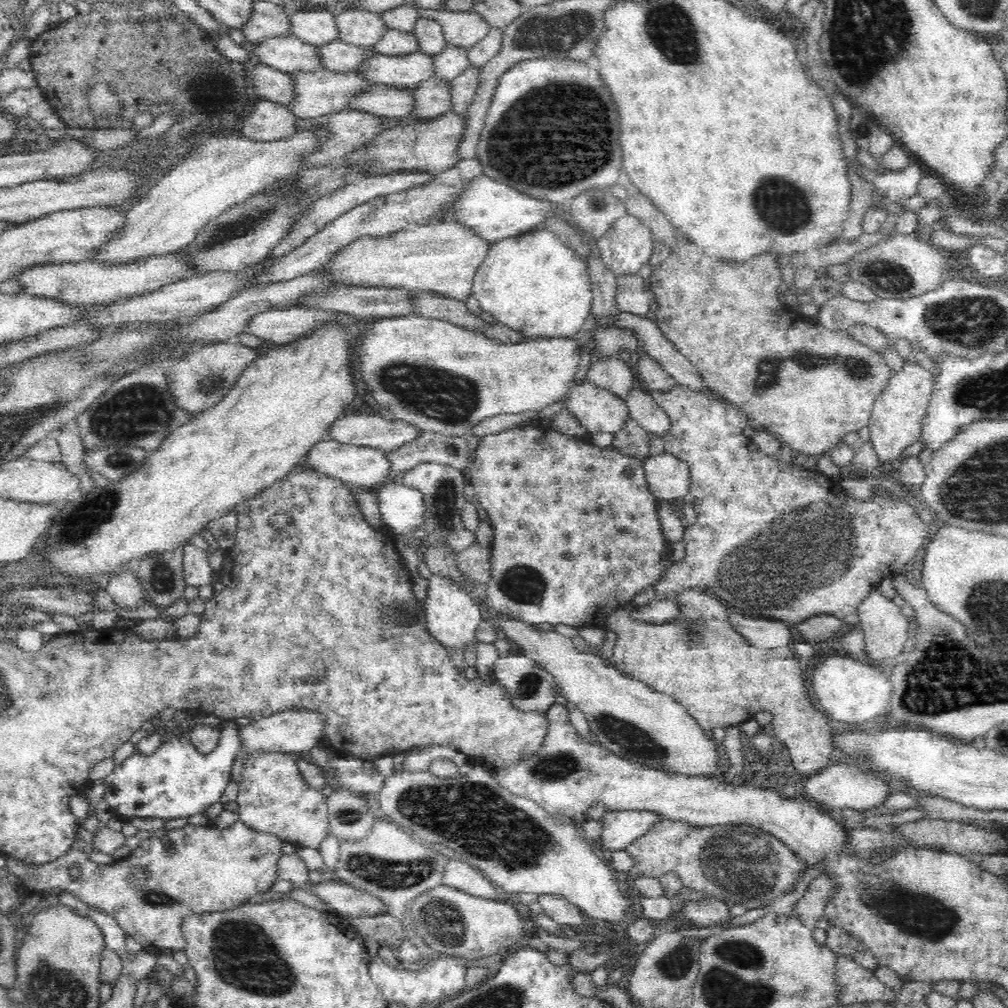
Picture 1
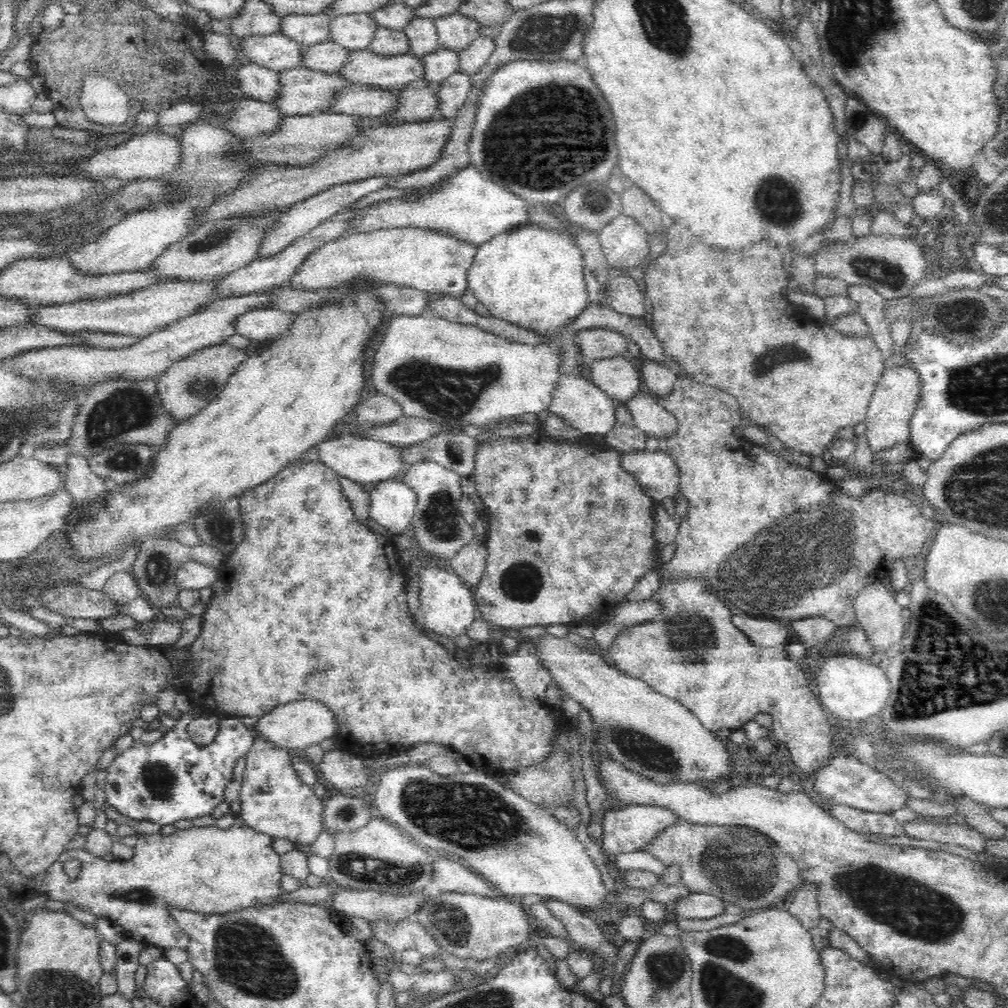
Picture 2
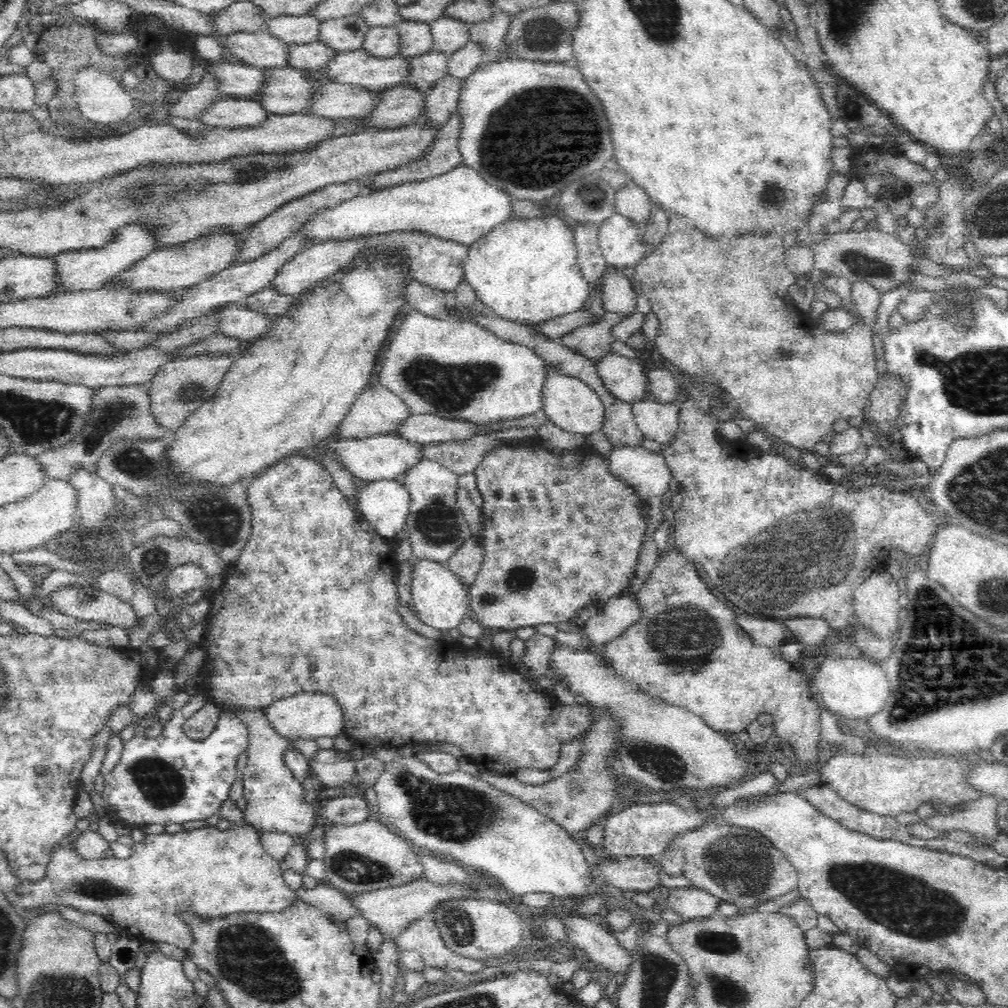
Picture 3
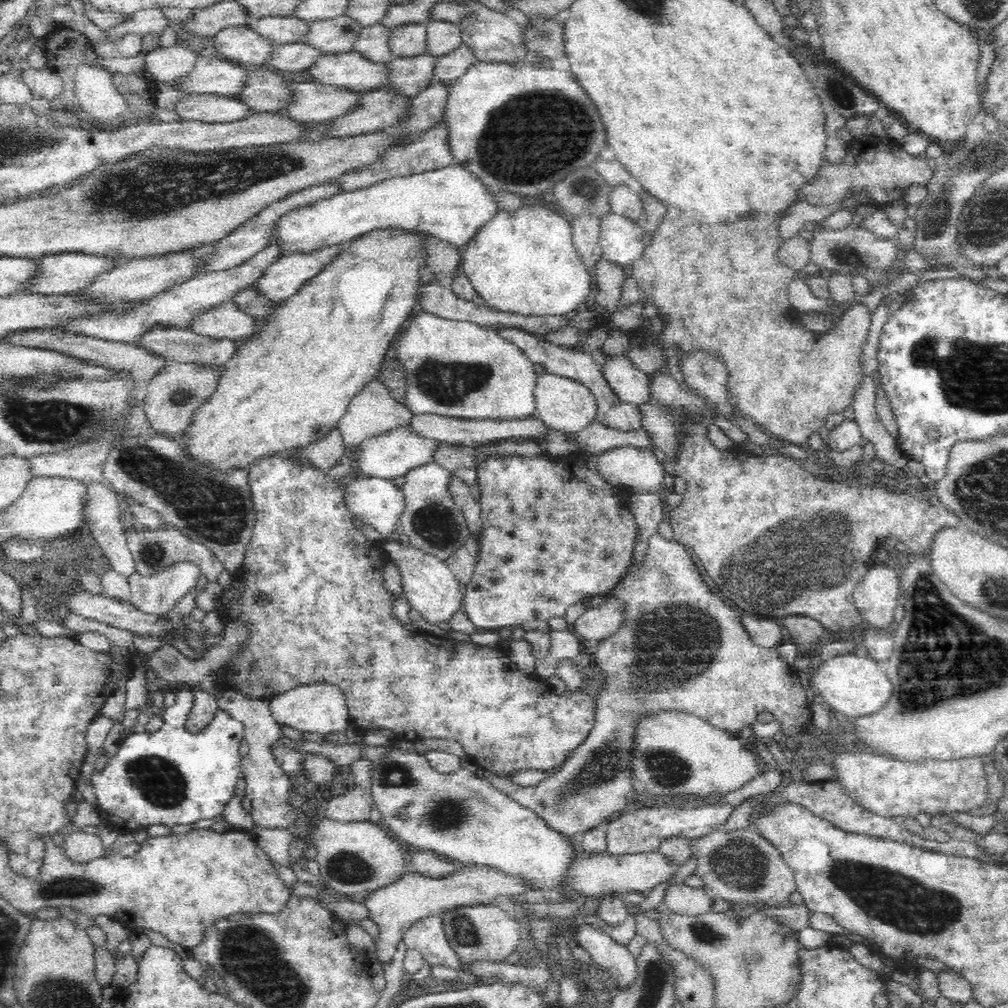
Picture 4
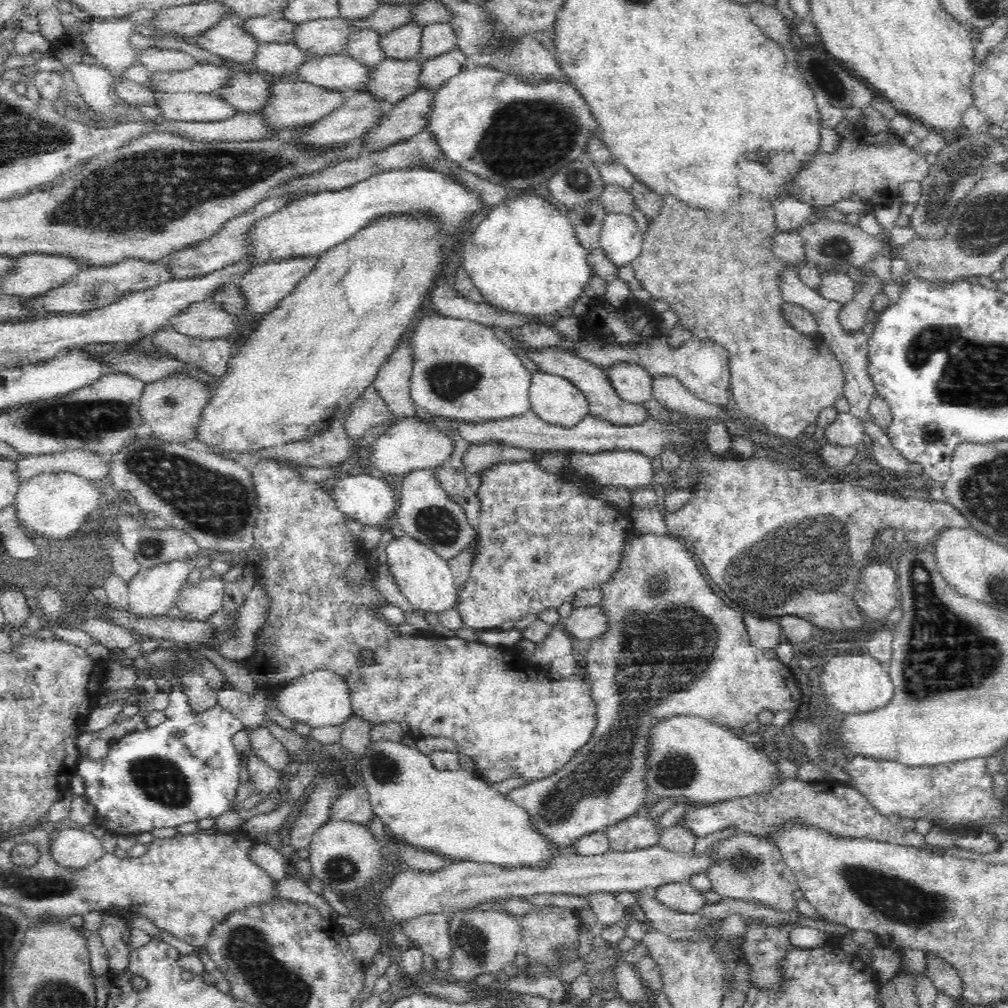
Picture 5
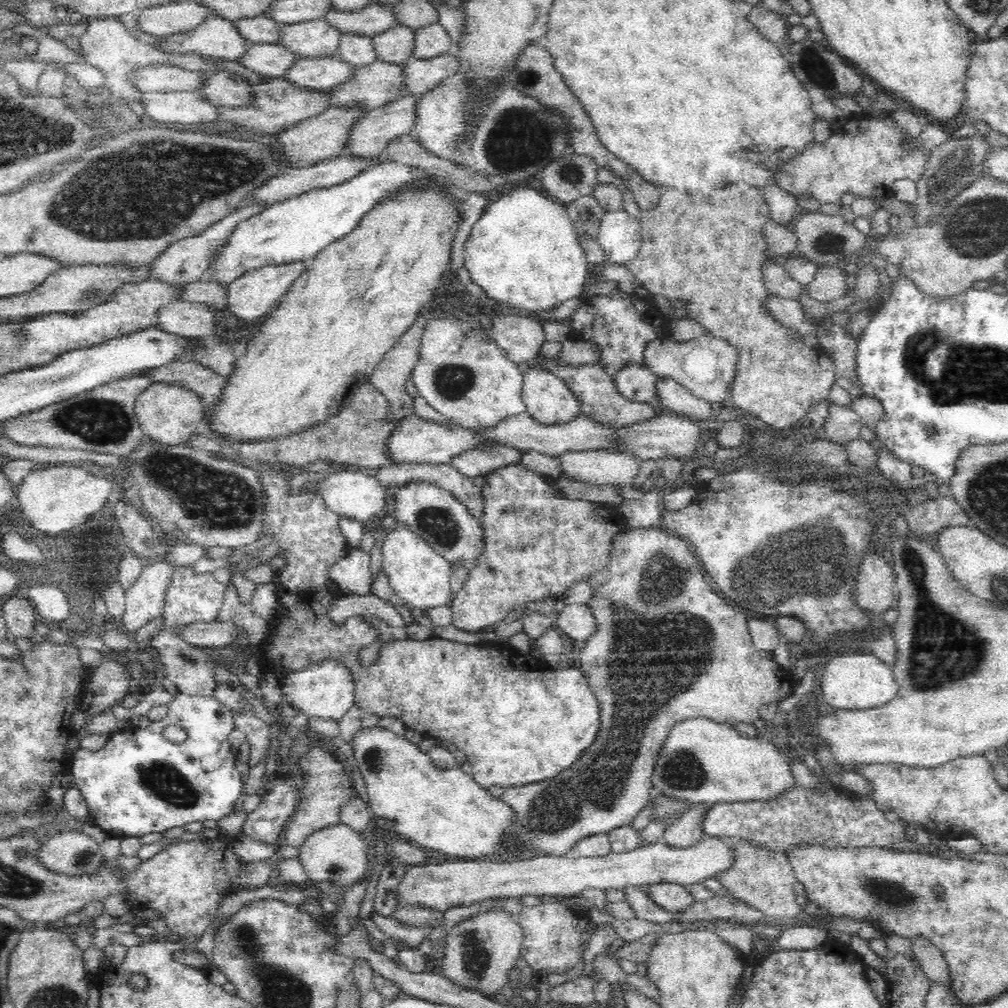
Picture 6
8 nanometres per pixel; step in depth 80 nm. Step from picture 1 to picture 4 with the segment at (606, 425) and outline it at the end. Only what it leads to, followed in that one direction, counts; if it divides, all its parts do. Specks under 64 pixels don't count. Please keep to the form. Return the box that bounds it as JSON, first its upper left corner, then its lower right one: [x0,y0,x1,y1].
[534,373,598,432]

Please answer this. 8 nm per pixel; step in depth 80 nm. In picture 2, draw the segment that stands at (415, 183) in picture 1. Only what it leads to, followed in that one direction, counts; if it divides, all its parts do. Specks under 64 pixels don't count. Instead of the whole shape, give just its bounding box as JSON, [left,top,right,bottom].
[259,175,404,258]

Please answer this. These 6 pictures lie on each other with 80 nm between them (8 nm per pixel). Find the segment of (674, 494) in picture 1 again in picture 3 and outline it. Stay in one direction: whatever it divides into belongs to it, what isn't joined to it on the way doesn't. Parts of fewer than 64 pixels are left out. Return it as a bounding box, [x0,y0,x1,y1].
[610,447,670,499]

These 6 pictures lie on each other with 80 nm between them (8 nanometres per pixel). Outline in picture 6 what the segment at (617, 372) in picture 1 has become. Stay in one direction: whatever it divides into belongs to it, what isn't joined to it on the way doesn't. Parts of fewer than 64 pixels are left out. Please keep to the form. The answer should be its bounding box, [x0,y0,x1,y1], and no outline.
[612,364,659,403]

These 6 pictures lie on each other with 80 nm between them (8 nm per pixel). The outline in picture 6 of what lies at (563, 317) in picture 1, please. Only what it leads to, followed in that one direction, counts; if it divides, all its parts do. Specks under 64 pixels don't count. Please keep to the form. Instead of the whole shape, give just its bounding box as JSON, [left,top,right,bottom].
[464,188,590,315]

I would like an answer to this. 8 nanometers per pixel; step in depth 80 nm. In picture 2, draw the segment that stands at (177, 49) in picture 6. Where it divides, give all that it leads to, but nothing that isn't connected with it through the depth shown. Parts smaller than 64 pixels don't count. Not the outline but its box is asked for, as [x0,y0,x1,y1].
[242,32,306,73]

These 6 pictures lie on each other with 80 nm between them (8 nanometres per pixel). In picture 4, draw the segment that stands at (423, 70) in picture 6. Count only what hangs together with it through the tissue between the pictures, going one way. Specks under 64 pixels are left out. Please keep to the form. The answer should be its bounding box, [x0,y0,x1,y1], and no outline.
[433,43,475,86]

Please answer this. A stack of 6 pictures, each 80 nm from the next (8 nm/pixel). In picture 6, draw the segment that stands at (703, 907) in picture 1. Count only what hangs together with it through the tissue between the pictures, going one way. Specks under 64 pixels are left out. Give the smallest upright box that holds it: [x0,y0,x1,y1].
[645,883,696,913]

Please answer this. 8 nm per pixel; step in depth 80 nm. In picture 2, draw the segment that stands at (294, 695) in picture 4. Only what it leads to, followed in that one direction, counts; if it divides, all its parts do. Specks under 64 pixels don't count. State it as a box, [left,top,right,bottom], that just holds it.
[250,700,337,751]

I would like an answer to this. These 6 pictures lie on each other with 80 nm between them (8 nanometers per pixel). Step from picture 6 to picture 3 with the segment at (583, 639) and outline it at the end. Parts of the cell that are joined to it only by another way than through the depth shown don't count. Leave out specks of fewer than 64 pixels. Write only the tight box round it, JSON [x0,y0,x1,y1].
[582,594,644,647]

